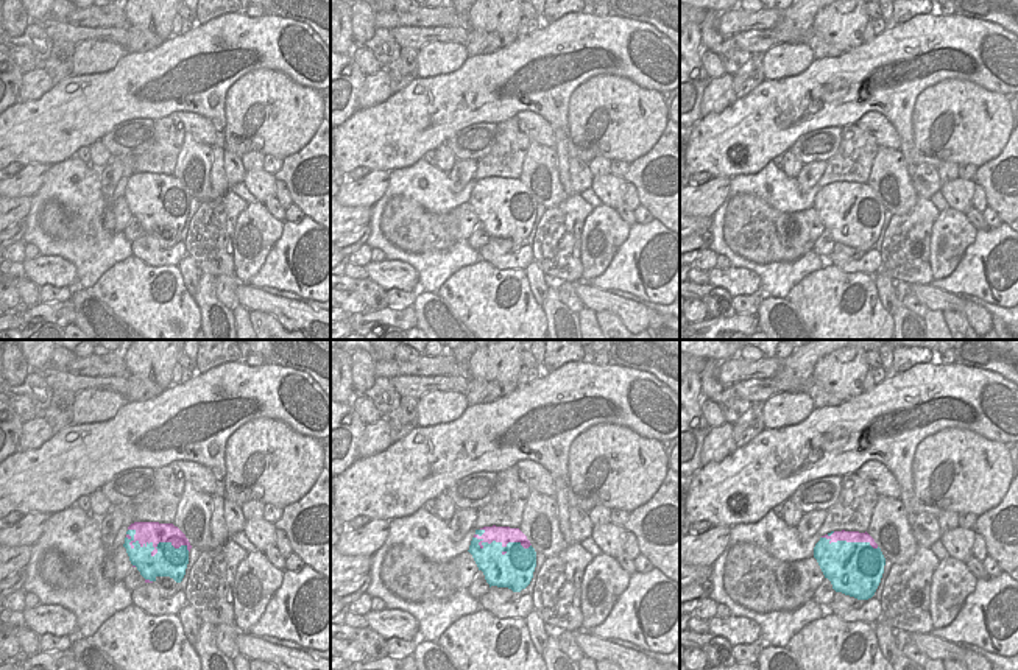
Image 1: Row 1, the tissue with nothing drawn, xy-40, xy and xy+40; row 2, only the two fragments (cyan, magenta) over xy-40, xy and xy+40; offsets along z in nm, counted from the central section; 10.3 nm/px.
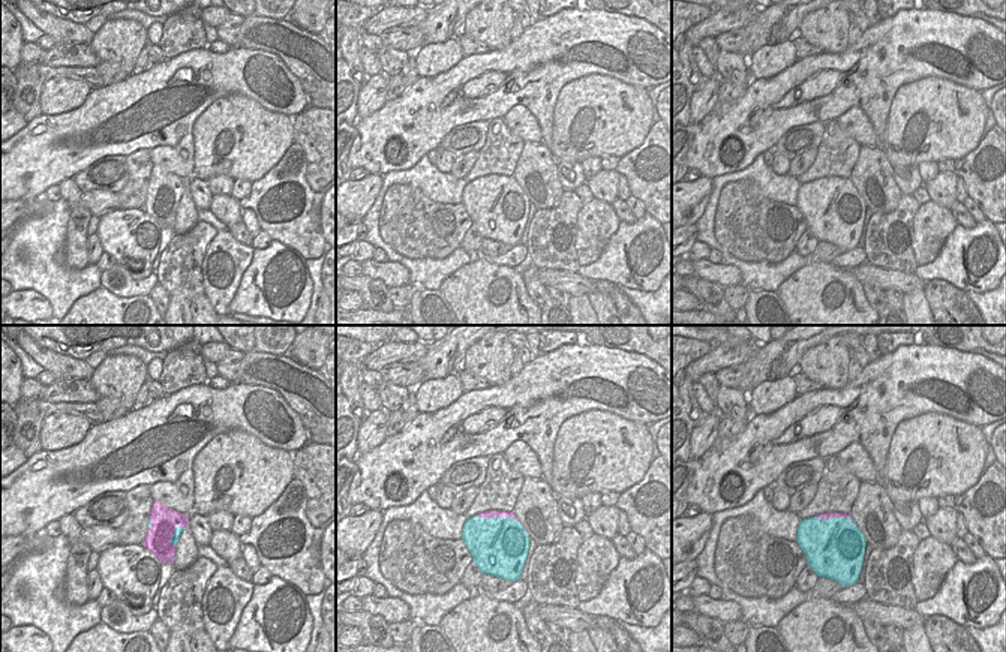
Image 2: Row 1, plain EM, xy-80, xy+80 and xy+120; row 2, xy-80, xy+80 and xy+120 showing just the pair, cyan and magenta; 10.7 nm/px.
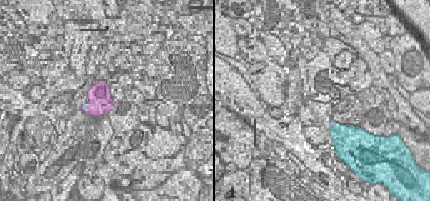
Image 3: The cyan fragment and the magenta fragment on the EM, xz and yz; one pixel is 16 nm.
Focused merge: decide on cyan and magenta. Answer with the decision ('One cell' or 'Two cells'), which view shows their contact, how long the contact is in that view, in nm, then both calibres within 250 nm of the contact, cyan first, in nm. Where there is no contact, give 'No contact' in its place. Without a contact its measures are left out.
Two cells. Touches cyan in xy-40. Shared border 700 nm. Thickness 320 nm (cyan) against 220 nm

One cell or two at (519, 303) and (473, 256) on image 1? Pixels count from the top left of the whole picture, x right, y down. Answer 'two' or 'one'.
two

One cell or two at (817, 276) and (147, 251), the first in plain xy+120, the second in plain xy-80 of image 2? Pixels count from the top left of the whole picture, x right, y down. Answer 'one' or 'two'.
two

